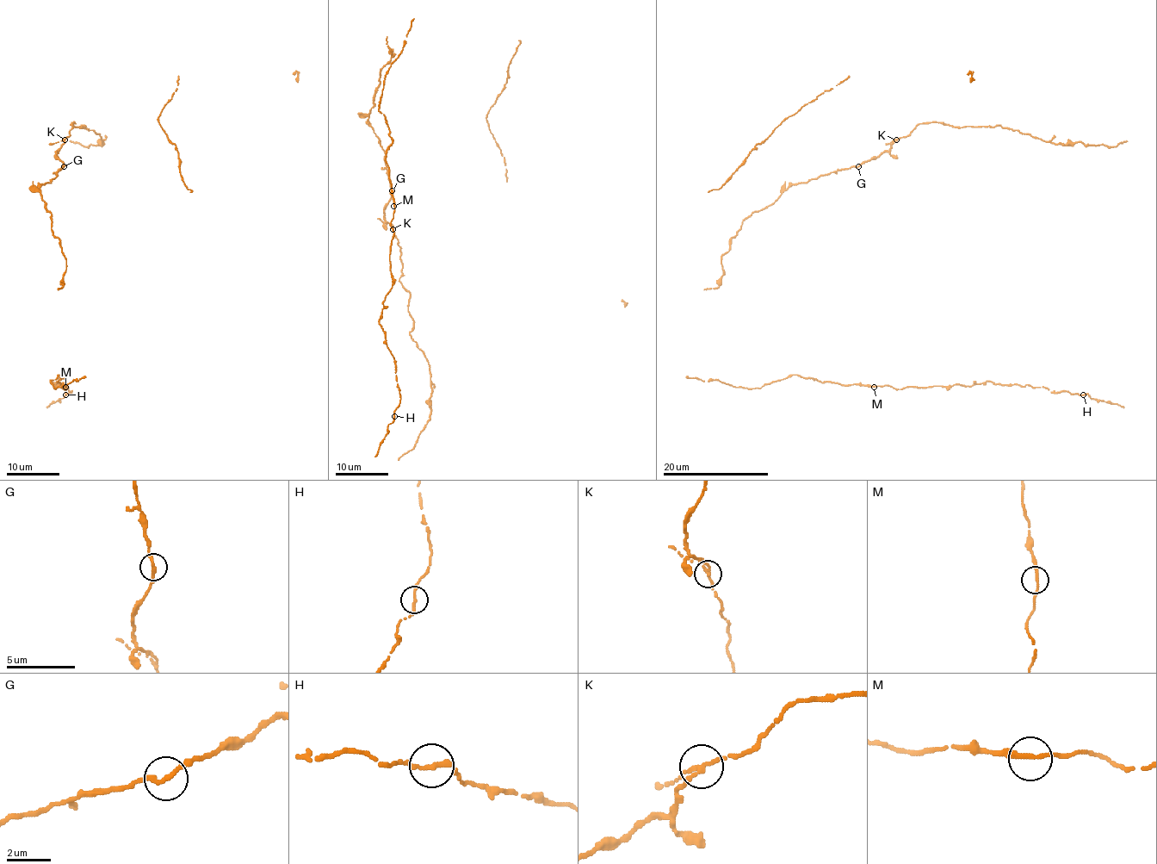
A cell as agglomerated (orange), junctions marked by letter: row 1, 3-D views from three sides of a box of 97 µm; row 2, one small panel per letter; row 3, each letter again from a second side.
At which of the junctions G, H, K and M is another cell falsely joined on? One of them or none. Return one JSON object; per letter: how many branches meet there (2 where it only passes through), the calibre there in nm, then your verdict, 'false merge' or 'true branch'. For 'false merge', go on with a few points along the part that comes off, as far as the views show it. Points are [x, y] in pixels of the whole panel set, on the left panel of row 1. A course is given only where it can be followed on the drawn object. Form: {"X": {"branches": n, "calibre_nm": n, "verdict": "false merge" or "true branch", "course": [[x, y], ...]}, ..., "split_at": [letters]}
{"G": {"branches": 2, "calibre_nm": 240, "verdict": "true branch"}, "H": {"branches": 2, "calibre_nm": 240, "verdict": "true branch"}, "K": {"branches": 2, "calibre_nm": 220, "verdict": "true branch"}, "M": {"branches": 2, "calibre_nm": 240, "verdict": "true branch"}, "split_at": []}

